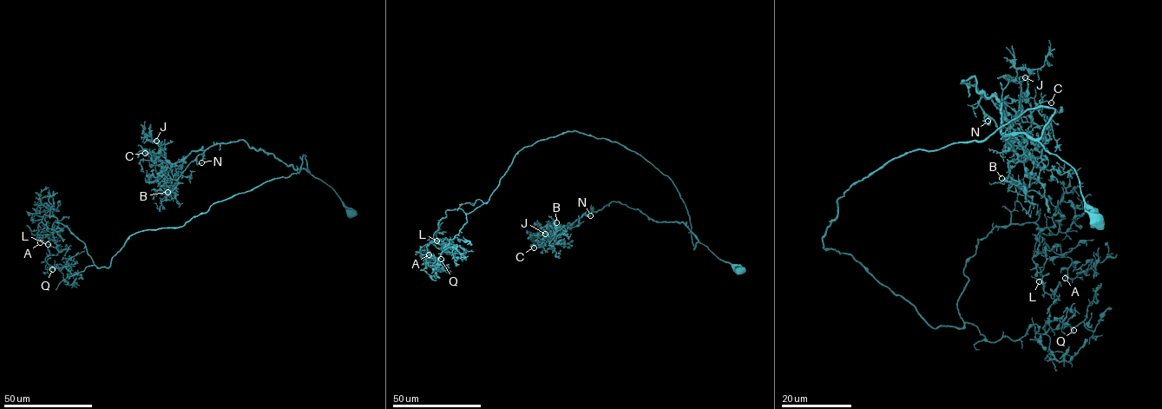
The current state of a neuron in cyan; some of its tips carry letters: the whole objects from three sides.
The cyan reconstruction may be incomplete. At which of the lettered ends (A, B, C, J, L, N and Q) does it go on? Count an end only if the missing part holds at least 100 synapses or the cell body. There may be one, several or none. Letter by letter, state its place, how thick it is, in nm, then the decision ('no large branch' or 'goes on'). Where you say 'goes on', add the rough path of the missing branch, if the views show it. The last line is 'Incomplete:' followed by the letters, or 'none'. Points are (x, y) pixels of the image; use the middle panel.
A: at (429, 254); 140 nm thick; no large branch
B: at (556, 222); 130 nm thick; no large branch
C: at (534, 247); 170 nm thick; no large branch
J: at (545, 234); 220 nm thick; goes on; missing branch runs (545, 234), (540, 234), (552, 235), (555, 241), (563, 243)
L: at (436, 240); 240 nm thick; no large branch
N: at (590, 215); 180 nm thick; no large branch
Q: at (441, 259); 160 nm thick; no large branch
Incomplete: J

